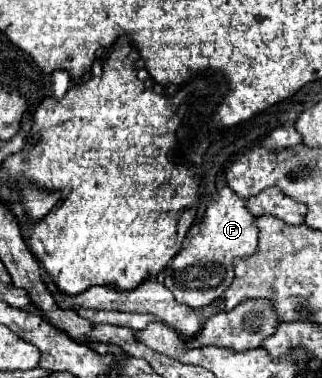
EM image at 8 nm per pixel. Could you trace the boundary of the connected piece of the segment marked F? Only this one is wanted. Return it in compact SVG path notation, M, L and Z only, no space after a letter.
M221 188L209 202L199 232L191 244L183 248L165 268L165 286L173 292L175 300L191 308L203 308L221 298L225 288L233 282L233 260L249 258L257 252L257 226L255 216L247 210L245 198L231 188Z

